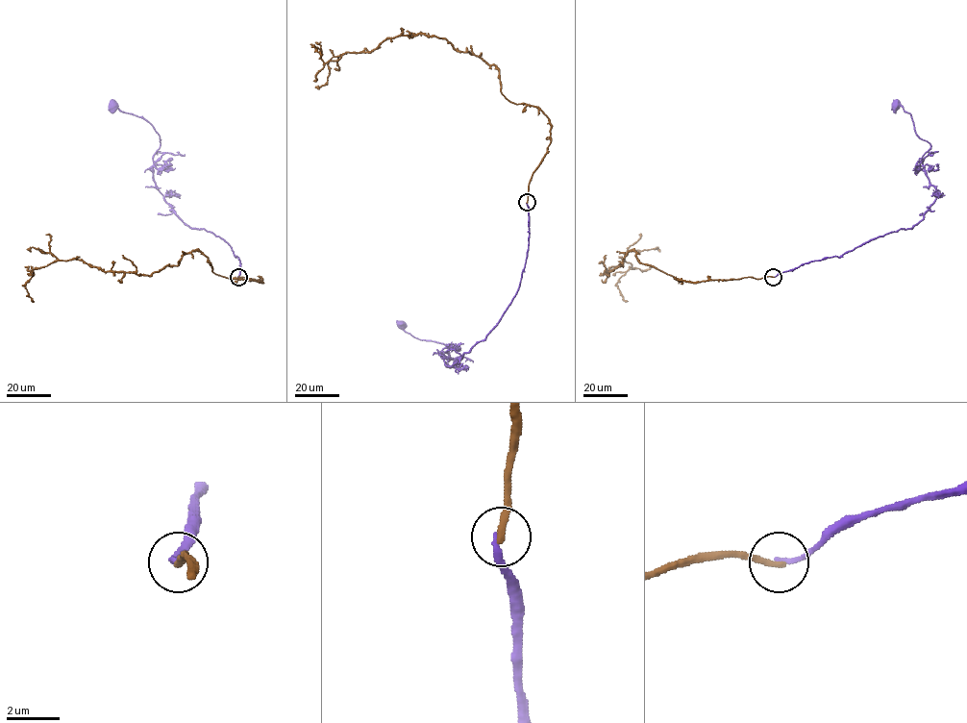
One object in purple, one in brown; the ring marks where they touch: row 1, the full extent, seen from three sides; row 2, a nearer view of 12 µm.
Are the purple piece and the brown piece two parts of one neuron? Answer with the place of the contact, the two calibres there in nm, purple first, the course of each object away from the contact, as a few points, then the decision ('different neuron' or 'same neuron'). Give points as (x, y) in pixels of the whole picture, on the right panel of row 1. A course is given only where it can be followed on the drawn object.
place (773, 277); calibres 200 and 240 nm; course purple (774, 277), (840, 257), (923, 218), (936, 198), (922, 161), (930, 144), (915, 132), (910, 114), (897, 105); course brown (774, 277), (690, 282), (631, 250), (605, 272), (623, 260), (632, 264), (616, 282), (628, 301); different neuron

